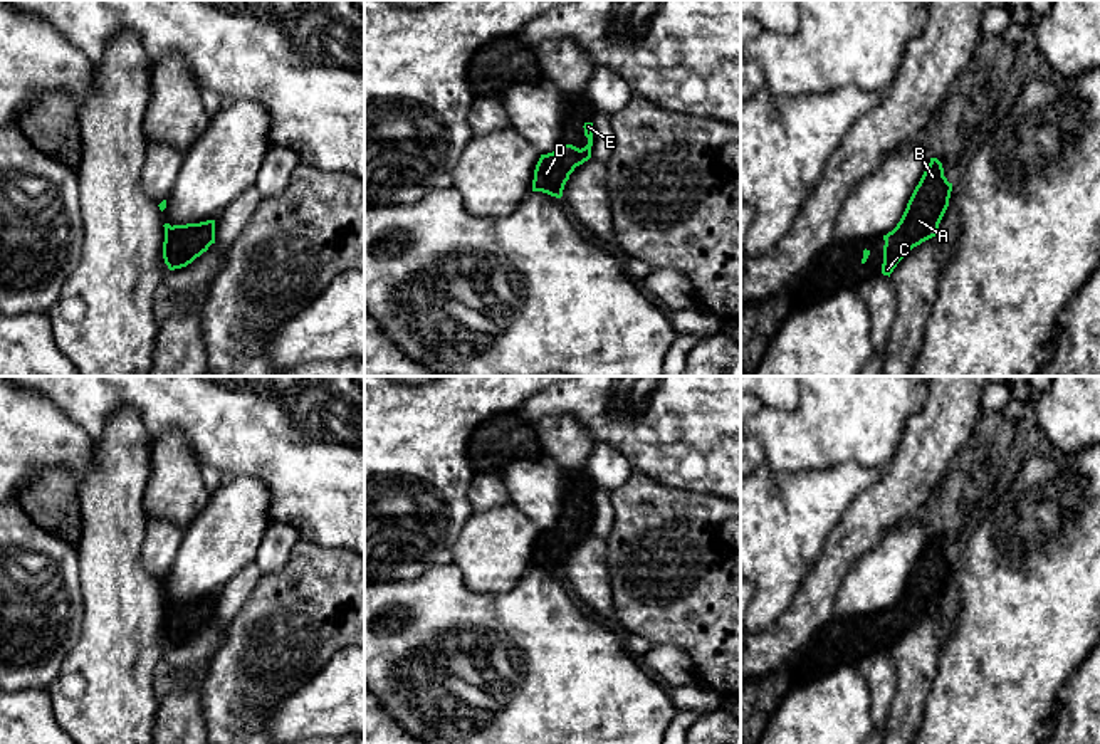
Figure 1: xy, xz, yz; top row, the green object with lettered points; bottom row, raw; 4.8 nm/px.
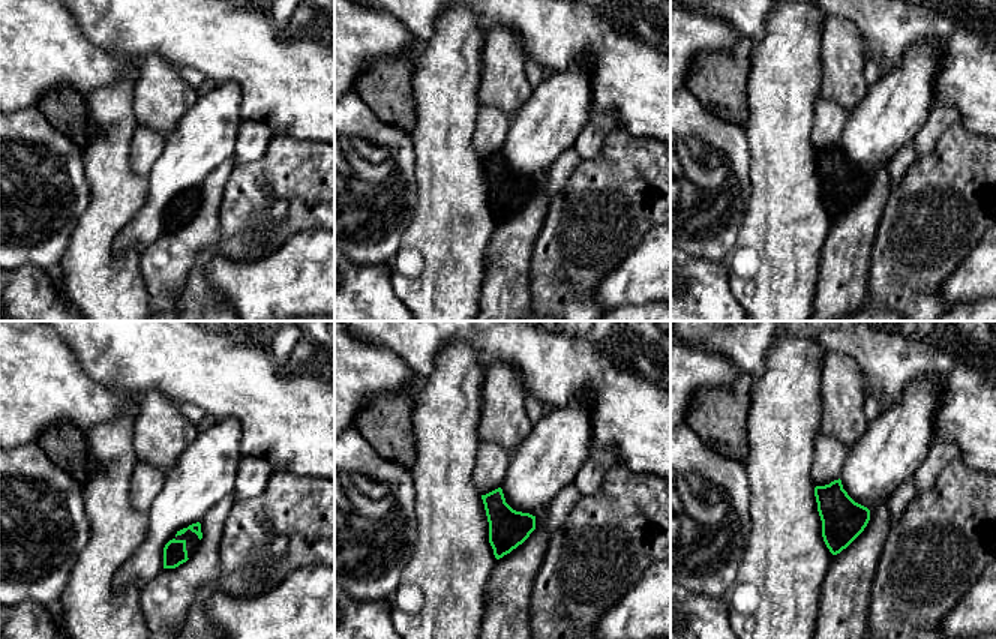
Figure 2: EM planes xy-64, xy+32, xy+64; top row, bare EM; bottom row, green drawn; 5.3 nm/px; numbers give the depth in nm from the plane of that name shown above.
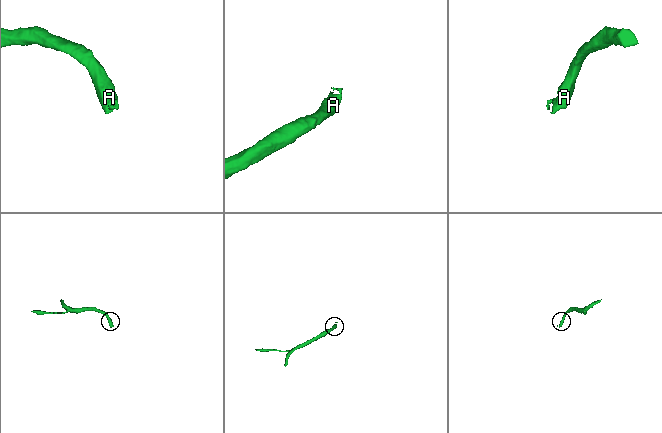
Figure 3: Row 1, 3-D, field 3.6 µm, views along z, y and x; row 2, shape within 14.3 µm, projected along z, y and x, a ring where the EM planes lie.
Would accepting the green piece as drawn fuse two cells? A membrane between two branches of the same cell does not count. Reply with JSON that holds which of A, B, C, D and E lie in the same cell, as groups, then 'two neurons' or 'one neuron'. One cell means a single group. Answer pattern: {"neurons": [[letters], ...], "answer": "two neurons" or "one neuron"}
{"neurons": [["A", "B", "C", "D", "E"]], "answer": "one neuron"}

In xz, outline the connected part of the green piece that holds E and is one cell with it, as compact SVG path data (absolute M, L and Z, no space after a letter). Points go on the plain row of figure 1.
M584 499L584 512L588 521L576 524L573 521L561 521L558 527L541 531L532 556L532 568L542 568L551 573L561 574L566 558L576 542L591 534L593 522L593 499Z

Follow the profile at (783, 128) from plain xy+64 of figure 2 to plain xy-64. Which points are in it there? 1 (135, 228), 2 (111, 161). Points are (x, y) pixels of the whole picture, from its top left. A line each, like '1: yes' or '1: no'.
1: no
2: yes

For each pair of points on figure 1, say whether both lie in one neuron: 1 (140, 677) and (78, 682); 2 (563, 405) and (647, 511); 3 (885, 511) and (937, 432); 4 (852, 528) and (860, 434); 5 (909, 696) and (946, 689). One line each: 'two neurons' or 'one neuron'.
1: one neuron
2: two neurons
3: one neuron
4: two neurons
5: two neurons

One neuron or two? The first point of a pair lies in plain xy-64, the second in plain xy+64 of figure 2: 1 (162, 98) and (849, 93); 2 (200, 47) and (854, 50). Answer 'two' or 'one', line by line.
1: one
2: two

